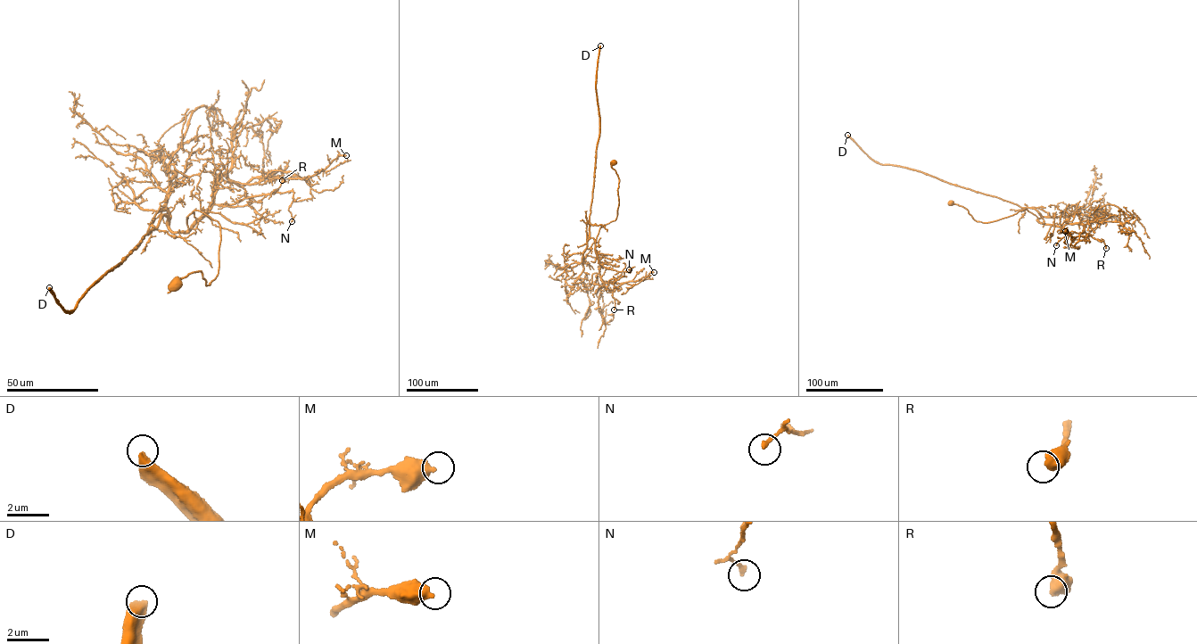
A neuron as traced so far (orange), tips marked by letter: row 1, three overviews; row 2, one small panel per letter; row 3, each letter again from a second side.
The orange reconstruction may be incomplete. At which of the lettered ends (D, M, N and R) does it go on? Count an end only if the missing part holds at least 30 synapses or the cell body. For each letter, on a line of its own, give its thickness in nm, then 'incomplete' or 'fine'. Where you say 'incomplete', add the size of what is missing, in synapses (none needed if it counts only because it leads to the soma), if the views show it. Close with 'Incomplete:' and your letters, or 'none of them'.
D: 500 nm | incomplete | 1000 syn
M: 480 nm | fine
N: 200 nm | fine
R: 420 nm | fine
Incomplete: D

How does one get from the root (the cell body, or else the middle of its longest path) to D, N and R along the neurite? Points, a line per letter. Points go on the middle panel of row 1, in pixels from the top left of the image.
D: (614, 162), (619, 180), (616, 219), (600, 227), (595, 241), (588, 239), (599, 130), (596, 83), (600, 45)
N: (614, 162), (611, 167), (619, 180), (617, 215), (600, 227), (596, 253), (598, 262), (608, 268), (629, 269)
R: (614, 162), (611, 167), (619, 180), (617, 215), (600, 227), (595, 247), (600, 277), (612, 291), (614, 309)

